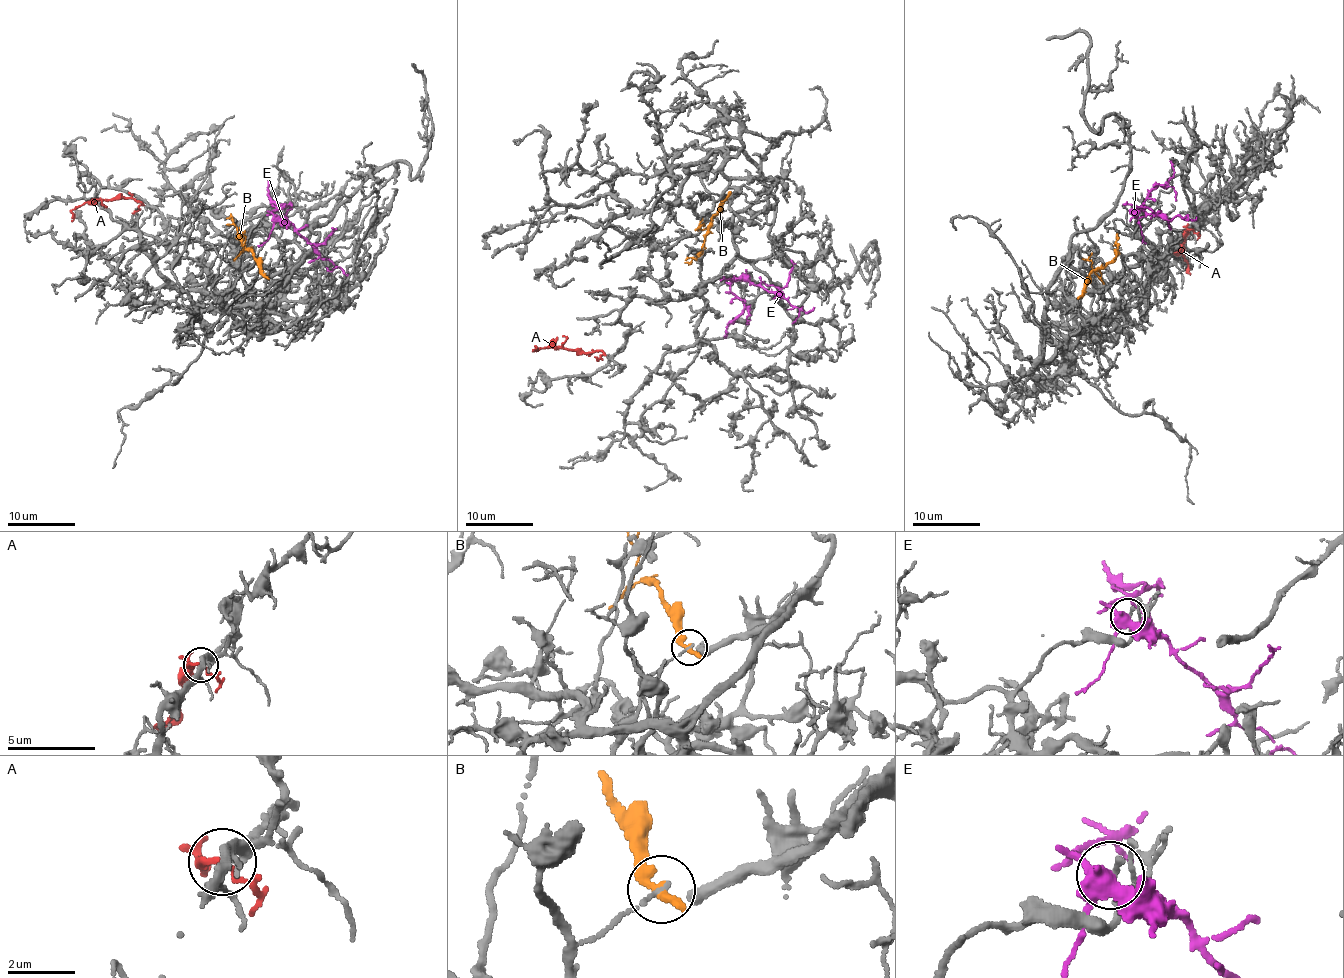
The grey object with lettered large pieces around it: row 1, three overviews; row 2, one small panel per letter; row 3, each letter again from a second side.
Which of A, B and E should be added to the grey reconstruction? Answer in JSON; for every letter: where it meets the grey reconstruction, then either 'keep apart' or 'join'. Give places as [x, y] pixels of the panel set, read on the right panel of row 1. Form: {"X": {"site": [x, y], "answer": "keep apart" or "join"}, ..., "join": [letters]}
{"A": {"site": [1191, 229], "answer": "join"}, "B": {"site": [1082, 294], "answer": "keep apart"}, "E": {"site": [1134, 210], "answer": "keep apart"}, "join": ["A"]}

